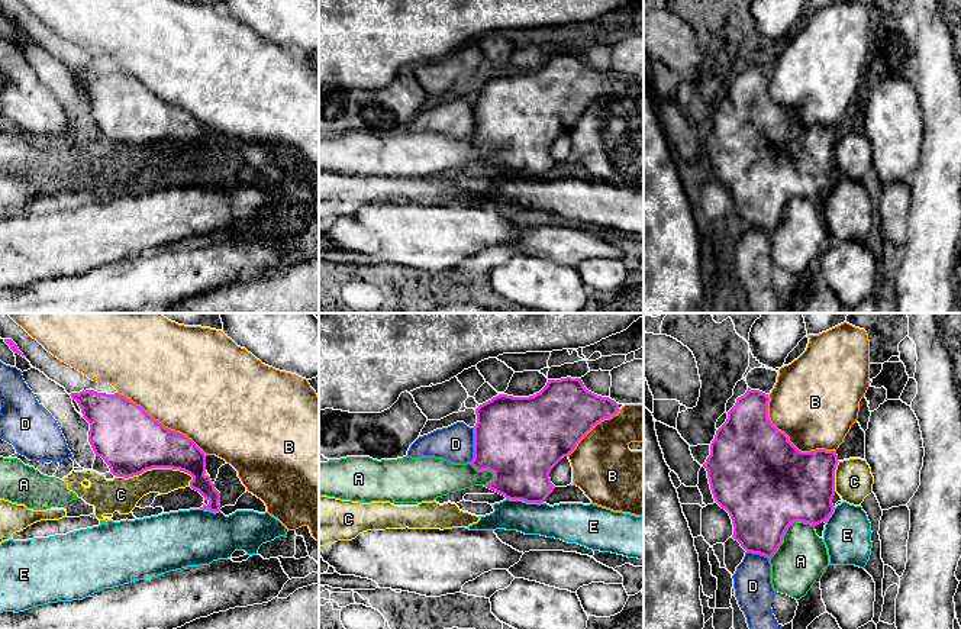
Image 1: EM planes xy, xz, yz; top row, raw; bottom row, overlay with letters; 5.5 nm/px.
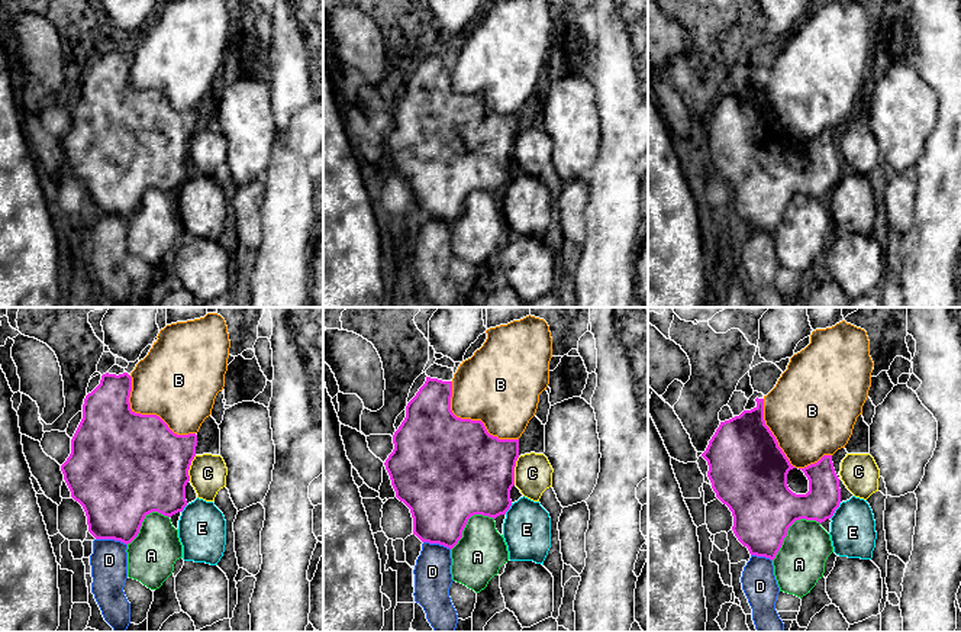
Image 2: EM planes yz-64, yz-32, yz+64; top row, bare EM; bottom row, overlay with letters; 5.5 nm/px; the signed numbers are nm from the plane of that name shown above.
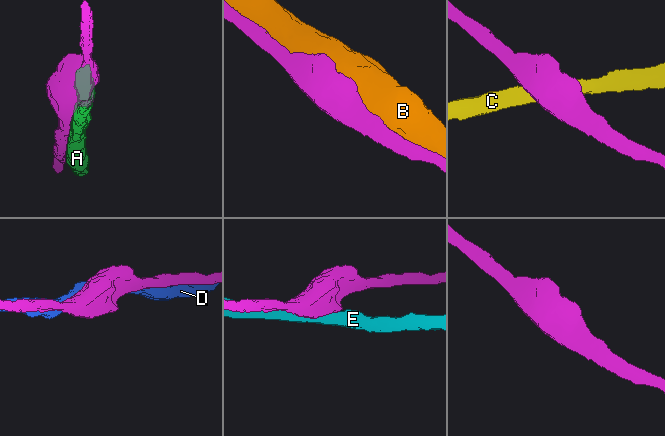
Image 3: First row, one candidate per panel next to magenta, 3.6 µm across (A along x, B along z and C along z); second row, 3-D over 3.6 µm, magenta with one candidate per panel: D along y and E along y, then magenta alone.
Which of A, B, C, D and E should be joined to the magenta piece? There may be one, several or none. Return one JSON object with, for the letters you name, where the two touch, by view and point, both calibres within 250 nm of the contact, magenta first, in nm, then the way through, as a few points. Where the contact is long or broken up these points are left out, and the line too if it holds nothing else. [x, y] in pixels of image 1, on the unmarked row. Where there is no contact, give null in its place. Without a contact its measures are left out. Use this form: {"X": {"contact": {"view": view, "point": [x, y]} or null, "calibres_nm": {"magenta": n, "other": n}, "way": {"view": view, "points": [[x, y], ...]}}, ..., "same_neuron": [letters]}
{"same_neuron": []}

